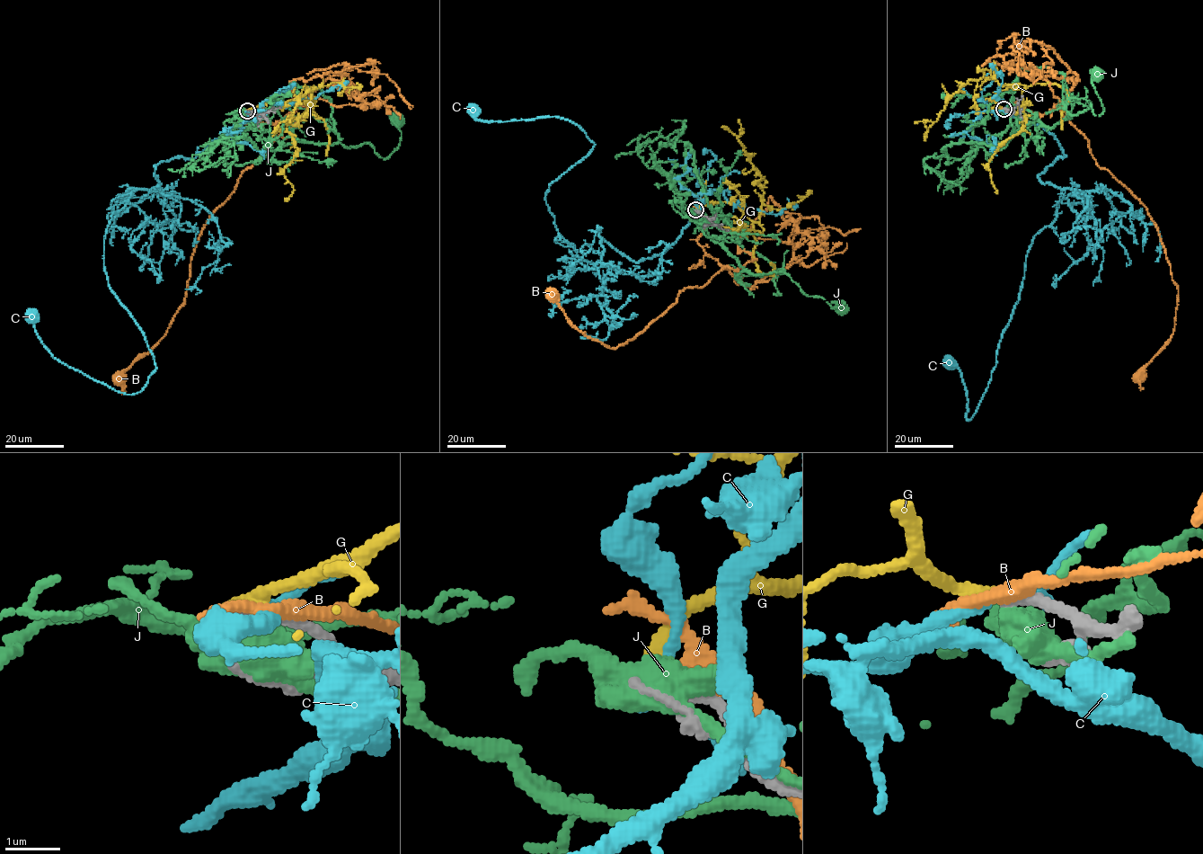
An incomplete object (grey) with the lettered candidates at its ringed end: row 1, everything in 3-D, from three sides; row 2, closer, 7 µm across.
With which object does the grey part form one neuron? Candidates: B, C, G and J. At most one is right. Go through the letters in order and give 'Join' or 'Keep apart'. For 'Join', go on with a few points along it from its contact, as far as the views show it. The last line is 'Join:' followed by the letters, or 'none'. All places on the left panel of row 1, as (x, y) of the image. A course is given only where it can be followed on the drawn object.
B: Keep apart
C: Keep apart
G: Keep apart
J: Keep apart
Join: none

